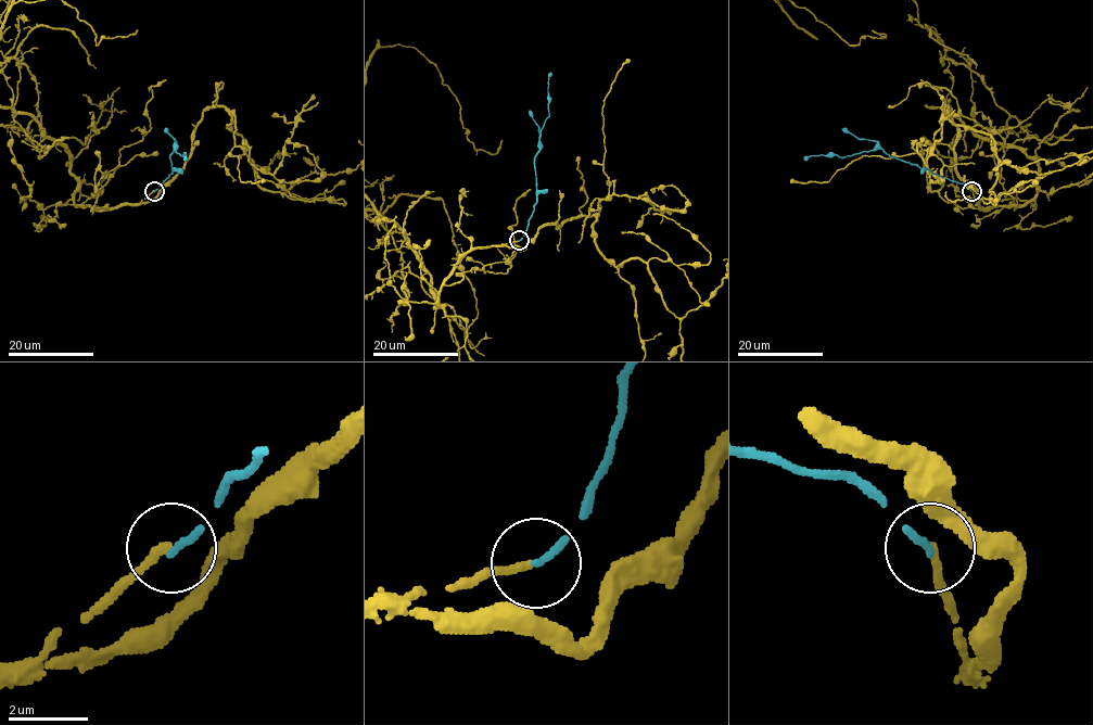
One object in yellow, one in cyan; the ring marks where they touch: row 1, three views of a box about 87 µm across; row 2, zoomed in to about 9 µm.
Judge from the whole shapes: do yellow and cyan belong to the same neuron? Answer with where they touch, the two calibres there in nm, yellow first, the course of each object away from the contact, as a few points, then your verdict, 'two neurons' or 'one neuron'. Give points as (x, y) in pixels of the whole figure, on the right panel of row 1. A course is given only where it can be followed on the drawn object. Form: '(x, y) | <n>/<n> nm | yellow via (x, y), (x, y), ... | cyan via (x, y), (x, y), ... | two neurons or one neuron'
(971, 191) | 200/190 nm | cyan via (973, 191), (964, 183), (890, 156), (881, 149), (844, 156), (820, 154), (803, 159) | two neurons

